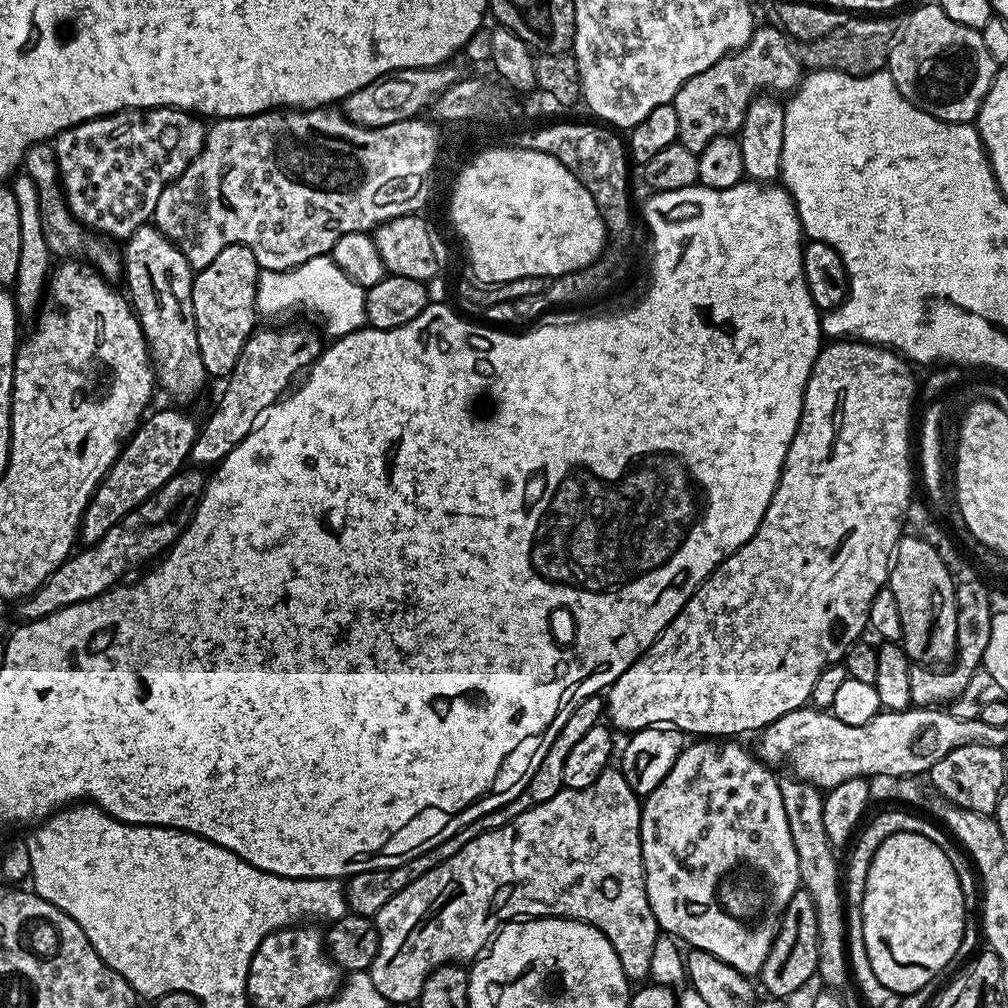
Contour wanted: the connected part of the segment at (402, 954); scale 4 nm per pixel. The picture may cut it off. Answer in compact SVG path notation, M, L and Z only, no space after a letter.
M605 770L589 788L564 788L556 792L541 804L534 804L531 808L523 809L509 824L496 828L493 832L484 832L481 836L473 838L469 844L464 844L449 860L441 859L436 867L422 873L410 881L401 892L396 892L375 914L378 938L378 954L374 958L370 975L374 986L378 986L378 994L389 1005L408 1004L419 1001L422 986L426 978L434 969L441 968L444 964L457 962L472 962L485 951L486 945L492 937L500 931L501 927L517 918L539 918L541 916L562 916L566 920L582 920L586 924L593 924L599 932L614 946L618 958L622 962L622 970L628 975L629 981L640 982L645 979L651 970L651 951L654 950L655 940L658 935L656 919L650 910L650 902L646 898L646 882L644 881L644 863L642 862L642 846L640 845L640 810L641 797L627 784L626 778L620 770Z

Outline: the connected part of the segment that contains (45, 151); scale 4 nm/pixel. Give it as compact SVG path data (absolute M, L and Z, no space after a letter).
M51 143L35 144L28 148L24 155L23 171L34 182L38 190L38 202L40 203L40 217L42 218L42 230L50 250L60 258L80 258L85 252L87 263L95 268L105 280L116 282L122 276L122 256L119 251L111 248L111 243L105 242L99 235L85 229L72 217L72 211L68 209L68 203L64 201L64 190L60 183L60 171L56 165L56 154Z

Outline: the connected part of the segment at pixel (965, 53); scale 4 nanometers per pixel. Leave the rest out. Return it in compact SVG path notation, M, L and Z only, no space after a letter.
M932 2L914 9L909 14L904 28L902 24L888 55L886 71L892 75L894 86L898 86L901 94L926 114L946 122L970 124L975 121L978 110L994 82L997 67L994 58L990 58L990 50L986 50L986 42L982 42L980 29L954 22L954 18L950 18L950 14L946 14L946 10L942 10L939 3Z

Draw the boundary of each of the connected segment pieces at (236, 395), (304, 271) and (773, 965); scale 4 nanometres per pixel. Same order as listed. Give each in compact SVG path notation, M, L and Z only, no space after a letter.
M257 329L242 348L238 362L225 383L226 390L208 422L199 429L189 461L196 466L214 466L224 460L238 442L248 437L269 406L285 395L295 372L299 368L302 370L311 367L323 349L323 342L308 330Z
M331 255L310 258L310 262L302 262L302 266L291 268L285 272L261 271L256 287L256 310L261 317L284 316L287 312L296 312L301 308L304 312L313 312L320 316L320 324L329 332L329 337L339 338L356 332L359 328L365 327L366 306L364 305L365 288L358 286L347 276L335 262Z
M798 890L790 898L780 920L780 929L770 946L770 954L758 973L758 980L764 983L764 988L772 996L792 996L811 976L817 975L816 962L818 958L818 926L816 911L810 894Z

